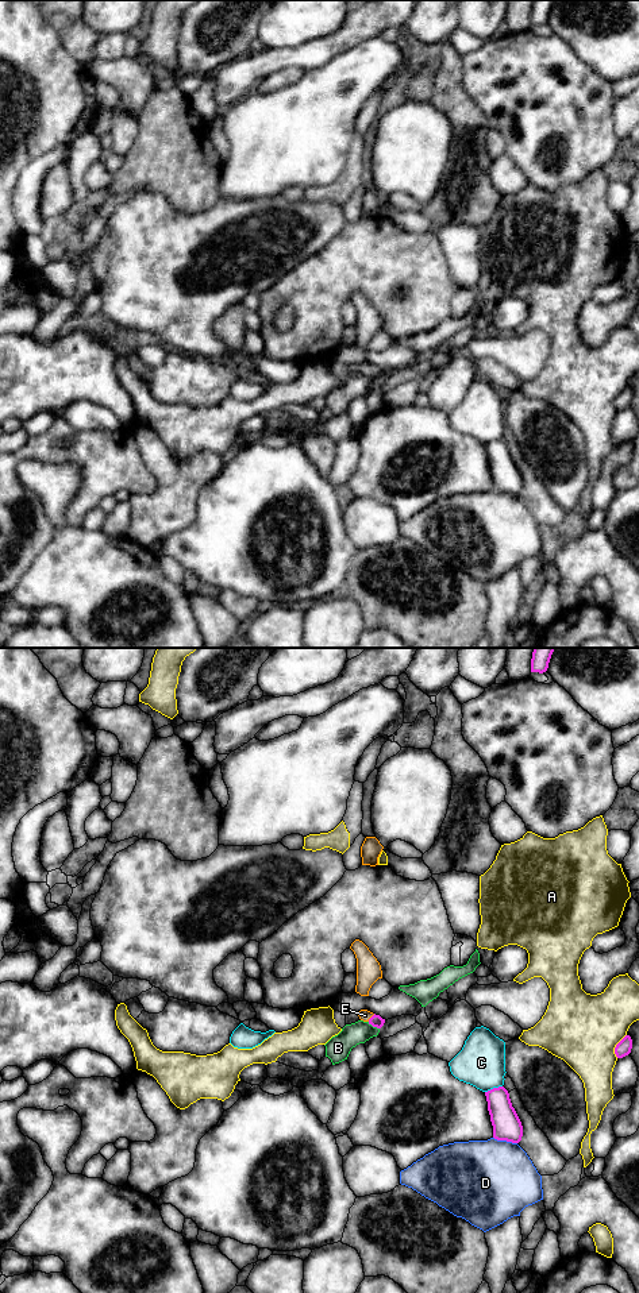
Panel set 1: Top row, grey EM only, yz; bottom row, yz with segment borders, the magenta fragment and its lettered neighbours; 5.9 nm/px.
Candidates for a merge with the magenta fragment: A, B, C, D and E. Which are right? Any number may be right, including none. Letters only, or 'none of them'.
E

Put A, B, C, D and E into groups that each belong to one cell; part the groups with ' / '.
A / B / C / D / E

